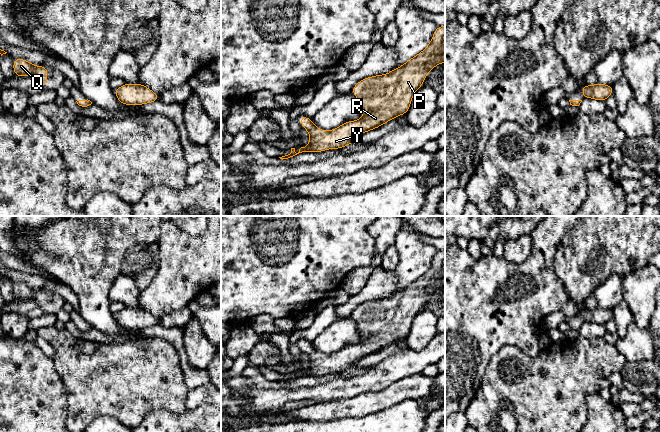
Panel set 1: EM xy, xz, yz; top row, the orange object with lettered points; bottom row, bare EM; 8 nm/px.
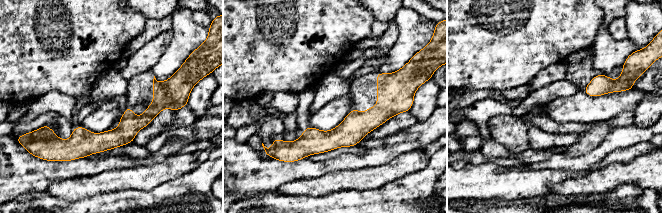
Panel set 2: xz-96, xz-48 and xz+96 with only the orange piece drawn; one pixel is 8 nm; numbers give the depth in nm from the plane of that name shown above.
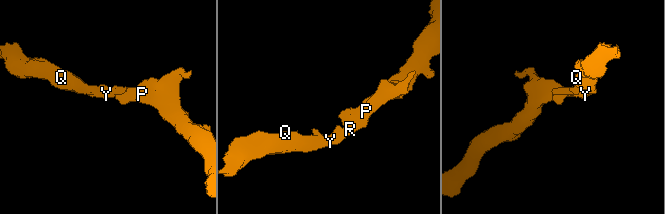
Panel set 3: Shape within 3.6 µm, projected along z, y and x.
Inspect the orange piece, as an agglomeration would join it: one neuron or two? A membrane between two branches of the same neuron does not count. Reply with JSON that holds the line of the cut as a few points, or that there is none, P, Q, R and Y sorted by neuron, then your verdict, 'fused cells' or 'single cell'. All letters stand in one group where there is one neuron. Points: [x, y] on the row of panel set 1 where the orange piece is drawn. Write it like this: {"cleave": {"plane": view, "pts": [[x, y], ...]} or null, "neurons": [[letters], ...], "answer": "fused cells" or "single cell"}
{"cleave": null, "neurons": [["P", "Q", "R", "Y"]], "answer": "single cell"}

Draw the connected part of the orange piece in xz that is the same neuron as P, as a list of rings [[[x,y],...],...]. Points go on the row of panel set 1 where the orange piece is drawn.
[[[437,26],[429,45],[418,55],[408,60],[401,67],[393,69],[388,74],[367,77],[353,87],[352,93],[358,98],[358,103],[364,113],[362,118],[356,121],[347,121],[334,130],[323,131],[312,123],[311,118],[301,116],[300,124],[302,128],[308,130],[311,139],[310,143],[305,147],[301,147],[298,153],[295,152],[295,148],[291,148],[290,154],[279,158],[288,159],[302,152],[322,152],[330,148],[341,149],[352,144],[357,136],[380,127],[396,116],[407,114],[412,97],[423,84],[427,73],[436,65],[444,62],[445,26]]]

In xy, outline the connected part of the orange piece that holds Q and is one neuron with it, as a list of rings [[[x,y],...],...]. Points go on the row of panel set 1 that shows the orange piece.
[[[14,59],[13,69],[15,72],[14,77],[18,76],[33,76],[36,78],[37,82],[42,86],[46,87],[47,85],[47,75],[48,70],[44,66],[35,66],[24,59]]]

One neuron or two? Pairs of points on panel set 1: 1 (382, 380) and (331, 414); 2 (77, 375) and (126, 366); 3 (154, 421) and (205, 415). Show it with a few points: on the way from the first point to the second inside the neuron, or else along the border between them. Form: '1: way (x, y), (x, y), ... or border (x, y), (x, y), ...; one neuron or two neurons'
1: border (385, 387), (381, 390), (367, 391), (339, 399); two neurons
2: way (89, 373), (114, 373); one neuron
3: way (167, 421), (192, 421); one neuron

